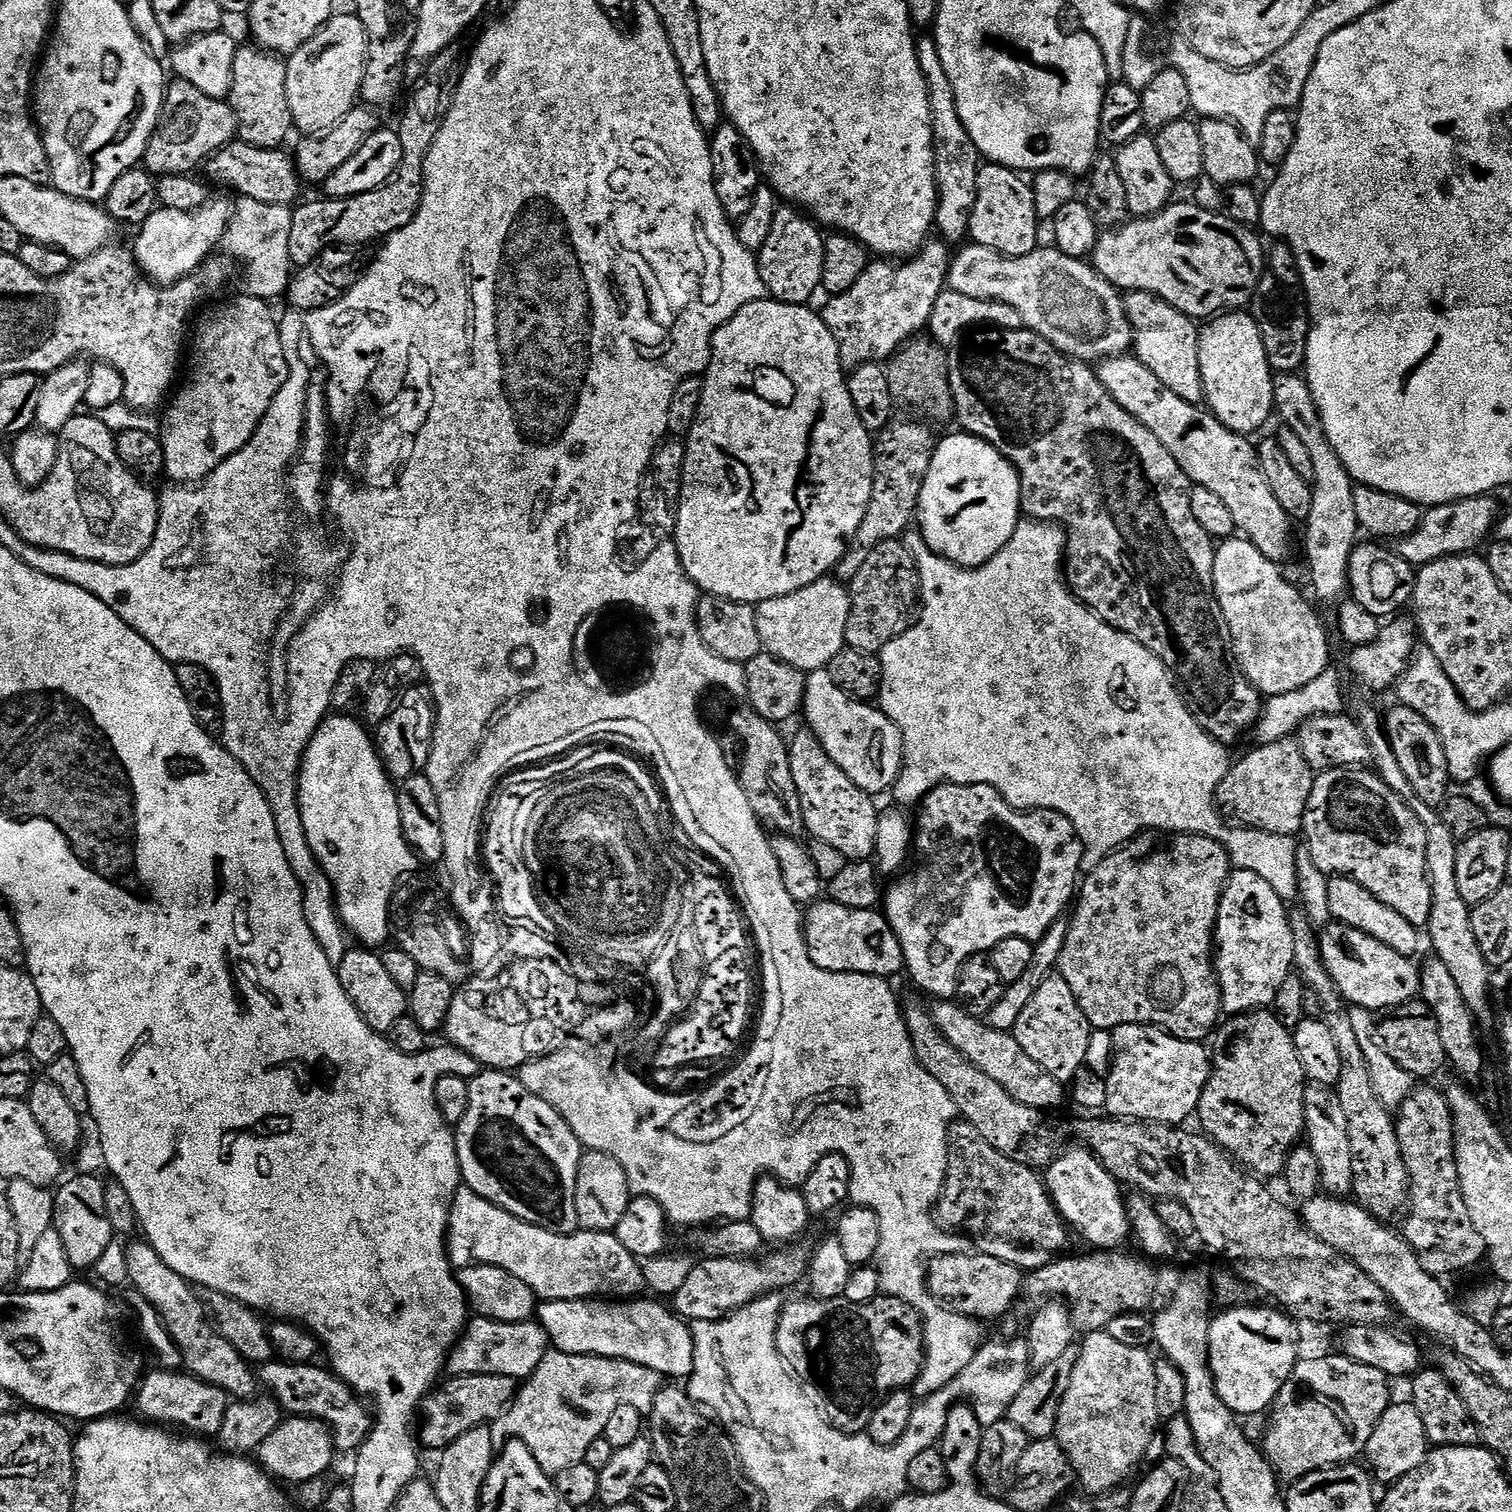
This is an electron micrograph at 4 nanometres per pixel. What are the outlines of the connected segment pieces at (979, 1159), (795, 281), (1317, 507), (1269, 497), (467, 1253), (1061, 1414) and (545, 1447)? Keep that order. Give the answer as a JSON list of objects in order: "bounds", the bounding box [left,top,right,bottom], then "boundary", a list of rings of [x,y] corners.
[{"bounds":[934,1122,1070,1270],"boundary":[[[963,1122],[953,1123],[948,1130],[948,1173],[934,1215],[945,1229],[967,1233],[983,1255],[1002,1258],[1021,1270],[1053,1263],[1070,1236],[1041,1173],[998,1154],[974,1126]]]},{"bounds":[757,206,825,305],"boundary":[[[782,206],[774,216],[773,229],[766,245],[757,253],[759,277],[769,297],[790,305],[807,305],[821,287],[822,265],[825,262],[825,237],[819,225],[792,206]]]},{"bounds":[1274,374,1361,605],"boundary":[[[1300,374],[1277,375],[1274,379],[1274,398],[1274,408],[1278,420],[1279,416],[1281,420],[1279,423],[1302,438],[1314,462],[1314,478],[1310,481],[1314,503],[1310,506],[1310,518],[1303,525],[1304,554],[1312,571],[1312,588],[1317,598],[1335,605],[1343,601],[1348,592],[1350,554],[1361,535],[1358,514],[1354,514],[1354,481],[1346,466],[1342,466],[1342,458],[1338,458],[1334,446],[1330,446],[1330,438],[1326,438],[1326,430],[1307,379]]]},{"bounds":[1098,354,1294,565],"boundary":[[[1125,354],[1114,356],[1111,360],[1099,361],[1098,375],[1102,386],[1106,386],[1114,402],[1118,402],[1118,406],[1122,406],[1122,410],[1126,410],[1135,420],[1142,422],[1142,426],[1152,431],[1154,438],[1158,438],[1158,442],[1162,442],[1162,446],[1166,446],[1166,450],[1174,454],[1174,462],[1182,466],[1182,470],[1195,487],[1210,490],[1217,498],[1222,498],[1226,510],[1230,510],[1234,518],[1237,533],[1243,539],[1249,540],[1258,550],[1262,550],[1262,554],[1266,554],[1266,558],[1276,564],[1283,565],[1284,560],[1291,558],[1294,521],[1288,517],[1286,510],[1282,510],[1278,498],[1274,498],[1270,482],[1266,482],[1266,474],[1262,474],[1260,469],[1257,445],[1251,444],[1247,435],[1227,428],[1207,407],[1182,402],[1182,398],[1178,398],[1174,390],[1162,386],[1162,382],[1158,382],[1158,378],[1154,378],[1154,374],[1150,374],[1150,370],[1146,370],[1146,366],[1142,366],[1142,362],[1136,359],[1135,355]]]},{"bounds":[448,1186,646,1301],"boundary":[[[463,1186],[456,1191],[456,1197],[452,1200],[452,1213],[448,1216],[448,1259],[456,1270],[470,1264],[489,1264],[510,1270],[510,1274],[514,1274],[514,1278],[519,1278],[521,1282],[526,1282],[526,1286],[530,1286],[530,1290],[534,1290],[541,1301],[636,1298],[646,1288],[641,1261],[634,1253],[626,1250],[613,1233],[581,1230],[572,1236],[554,1234],[502,1210],[494,1202]]]},{"bounds":[1054,1330,1162,1496],"boundary":[[[1105,1330],[1089,1332],[1080,1344],[1070,1387],[1058,1406],[1054,1439],[1070,1458],[1079,1487],[1101,1496],[1121,1487],[1144,1460],[1162,1421],[1155,1390],[1156,1360],[1147,1348],[1135,1348],[1110,1338]]]},{"bounds":[492,1350,662,1478],"boundary":[[[550,1350],[538,1362],[538,1370],[519,1385],[515,1402],[492,1421],[492,1441],[498,1450],[510,1440],[526,1442],[530,1454],[538,1458],[538,1466],[555,1478],[562,1470],[584,1463],[586,1450],[604,1435],[606,1421],[618,1406],[634,1406],[651,1413],[661,1387],[662,1378],[657,1372],[628,1360],[582,1358]]]}]

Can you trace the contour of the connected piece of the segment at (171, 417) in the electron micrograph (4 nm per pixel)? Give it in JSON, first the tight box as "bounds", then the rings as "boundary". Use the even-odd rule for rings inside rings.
{"bounds":[164,294,288,481],"boundary":[[[240,294],[237,300],[226,301],[209,316],[202,317],[200,325],[199,320],[195,325],[194,335],[190,340],[190,355],[186,360],[188,381],[175,389],[171,397],[172,405],[164,416],[164,472],[172,479],[169,481],[205,480],[213,470],[222,466],[222,462],[226,462],[226,458],[238,454],[238,450],[242,450],[242,446],[250,442],[262,418],[266,418],[272,400],[288,380],[286,353],[280,337],[281,321],[276,320],[271,307],[273,305],[262,298]]]}

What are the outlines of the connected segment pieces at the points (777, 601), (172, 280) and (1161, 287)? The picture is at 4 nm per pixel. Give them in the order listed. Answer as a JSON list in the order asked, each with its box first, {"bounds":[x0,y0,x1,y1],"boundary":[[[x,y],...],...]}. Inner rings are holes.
[{"bounds":[755,578,852,673],"boundary":[[[825,578],[806,586],[802,590],[794,590],[794,594],[786,594],[782,598],[770,598],[766,602],[755,605],[758,618],[758,634],[764,643],[763,651],[769,652],[782,662],[790,662],[790,666],[798,666],[804,673],[819,672],[827,669],[828,663],[846,647],[846,618],[850,618],[850,602],[852,593],[841,581]]]},{"bounds":[134,198,233,284],"boundary":[[[209,198],[206,203],[193,212],[186,210],[170,210],[163,206],[157,207],[150,214],[143,224],[139,225],[136,236],[136,248],[134,247],[134,255],[136,264],[140,267],[141,272],[148,277],[149,280],[158,284],[176,284],[182,278],[191,276],[193,272],[199,269],[205,260],[213,255],[214,250],[217,251],[221,247],[221,240],[227,232],[228,223],[231,221],[233,214],[233,201],[216,200]]]},{"bounds":[1090,202,1266,318],"boundary":[[[1173,202],[1157,216],[1129,219],[1119,228],[1101,231],[1090,263],[1106,282],[1115,284],[1125,293],[1152,292],[1170,302],[1182,314],[1193,318],[1215,318],[1229,310],[1240,310],[1251,305],[1260,279],[1266,274],[1266,248],[1260,245],[1253,229],[1234,221],[1227,214],[1207,212],[1195,202]]]}]

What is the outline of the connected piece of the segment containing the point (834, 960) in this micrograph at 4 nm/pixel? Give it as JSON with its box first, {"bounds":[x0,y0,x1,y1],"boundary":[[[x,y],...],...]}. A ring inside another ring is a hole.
{"bounds":[803,898,905,978],"boundary":[[[821,898],[807,905],[803,918],[804,941],[814,966],[831,972],[870,974],[885,978],[893,978],[905,971],[902,942],[898,942],[898,934],[894,934],[883,911],[876,908],[850,910],[846,906],[838,906],[838,902]]]}

